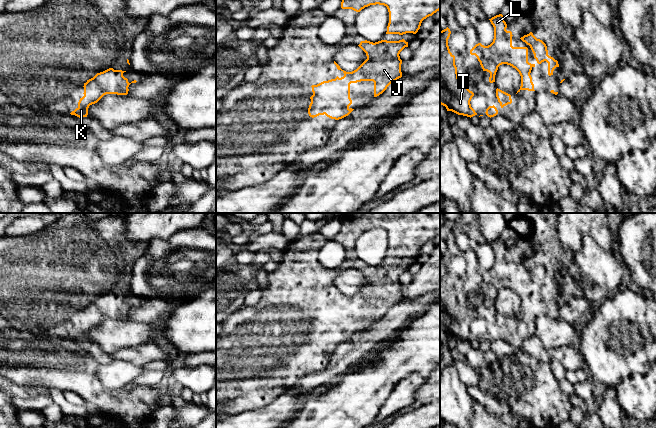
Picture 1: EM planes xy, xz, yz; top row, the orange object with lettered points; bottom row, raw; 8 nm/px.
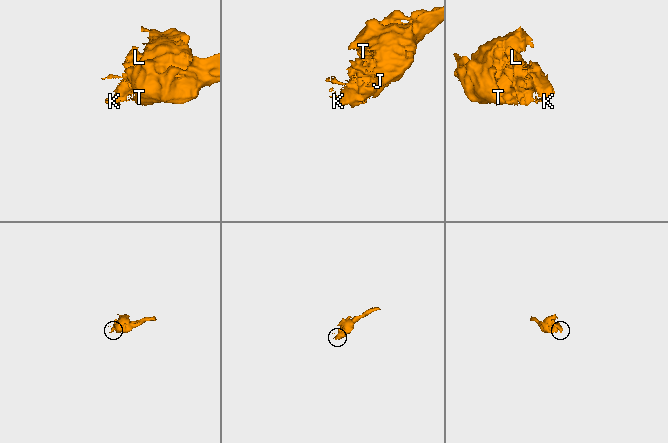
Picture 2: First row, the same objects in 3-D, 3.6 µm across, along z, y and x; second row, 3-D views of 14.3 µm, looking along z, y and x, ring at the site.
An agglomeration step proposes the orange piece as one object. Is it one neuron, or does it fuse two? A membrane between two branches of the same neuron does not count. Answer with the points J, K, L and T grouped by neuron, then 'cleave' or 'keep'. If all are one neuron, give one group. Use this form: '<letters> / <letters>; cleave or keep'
J K L T; keep

